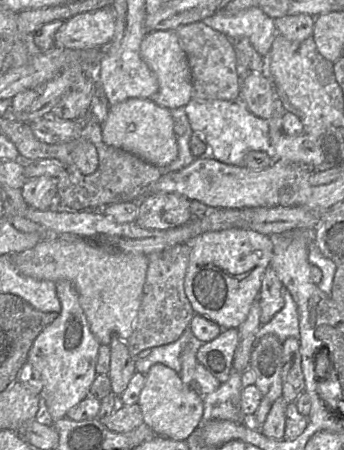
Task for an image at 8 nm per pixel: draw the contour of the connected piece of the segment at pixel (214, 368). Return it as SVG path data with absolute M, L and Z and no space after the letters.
M223 329L218 337L200 346L197 351L197 361L220 383L224 383L229 379L238 343L238 329Z

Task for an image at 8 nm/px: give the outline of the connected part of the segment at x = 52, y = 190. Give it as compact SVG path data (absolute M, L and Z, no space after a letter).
M38 176L27 180L22 186L22 197L29 207L46 210L54 206L57 201L56 177Z

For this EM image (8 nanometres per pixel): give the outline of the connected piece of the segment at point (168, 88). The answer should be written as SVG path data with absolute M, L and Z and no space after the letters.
M176 31L147 33L140 43L140 55L158 79L159 89L151 98L158 106L170 112L185 107L192 99L191 71Z

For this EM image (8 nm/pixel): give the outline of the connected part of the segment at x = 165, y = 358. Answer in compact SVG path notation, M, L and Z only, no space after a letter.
M187 328L178 340L152 348L150 355L144 359L135 359L136 371L146 376L154 364L162 363L179 373L182 368L181 354L183 350L189 344L197 342L198 339L190 328Z

